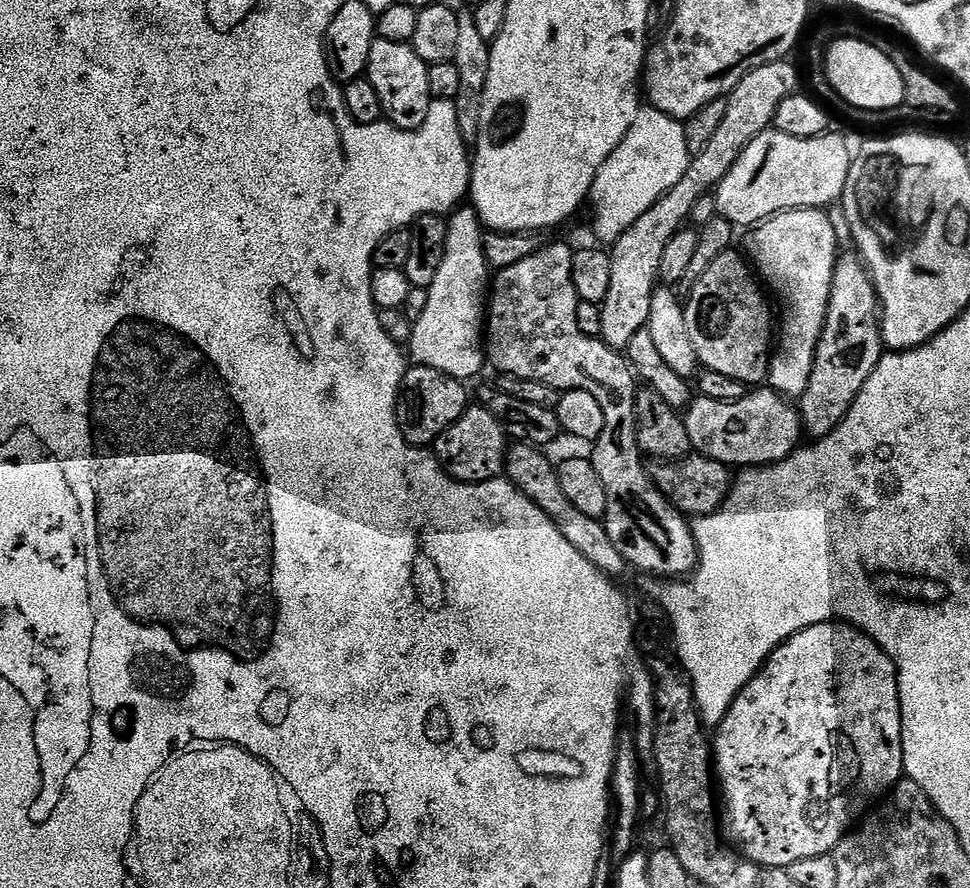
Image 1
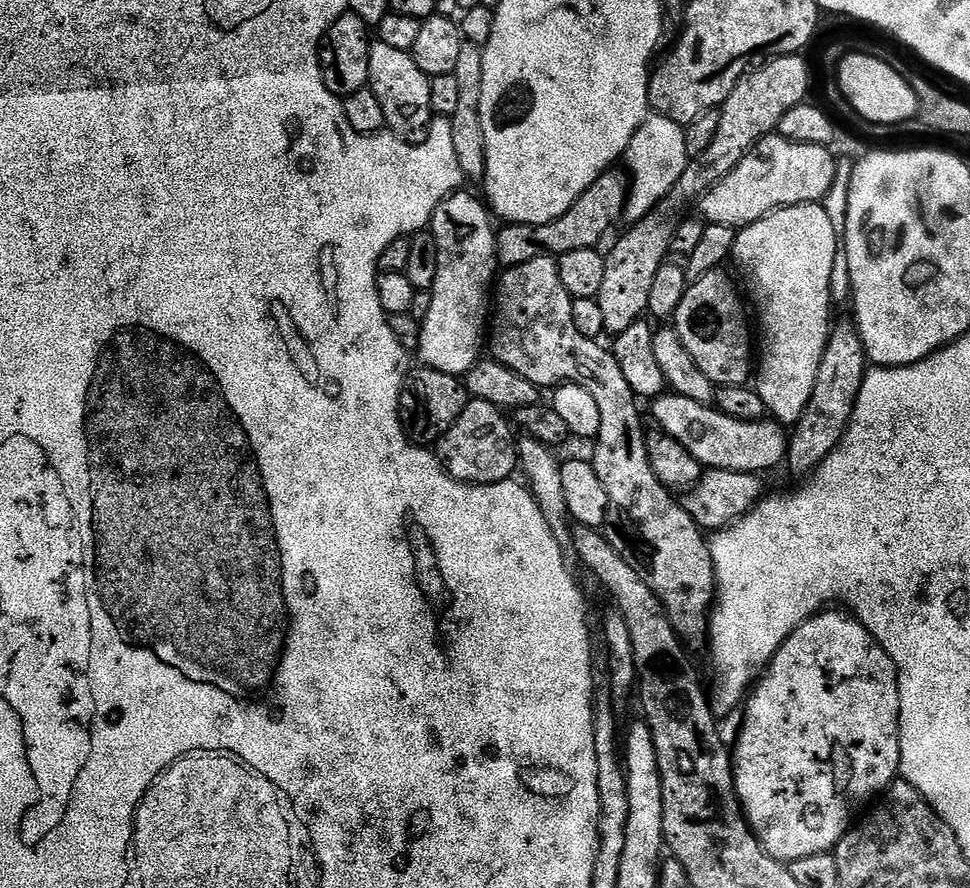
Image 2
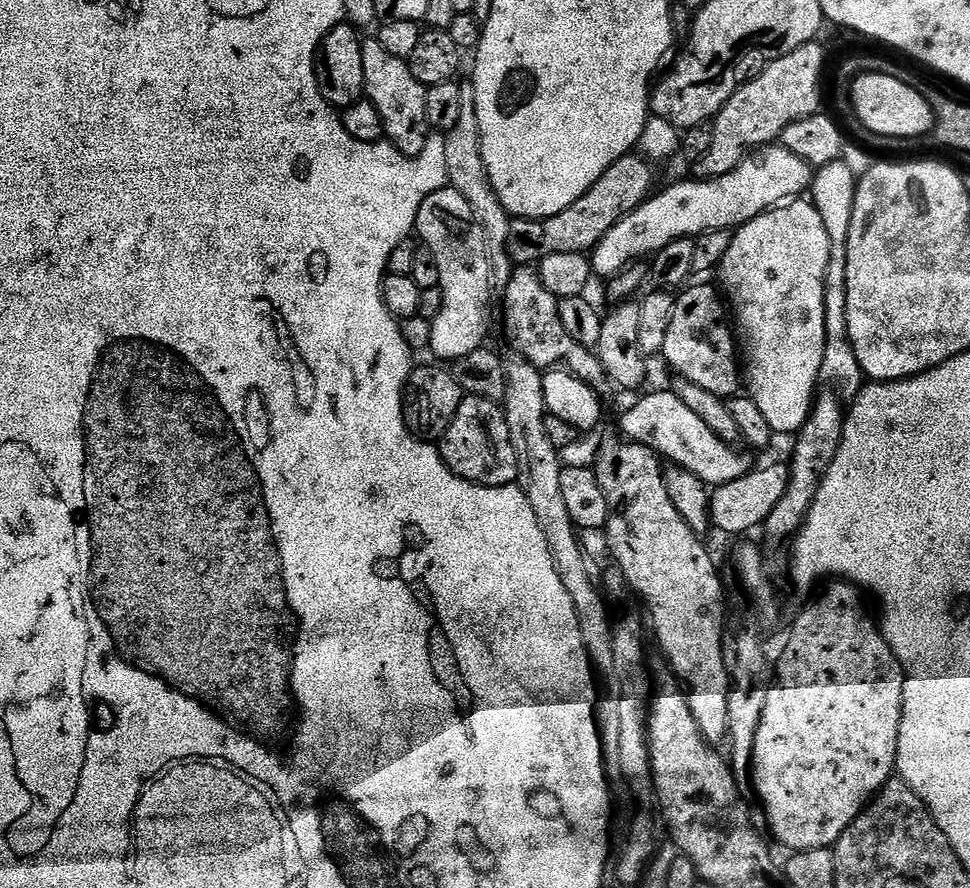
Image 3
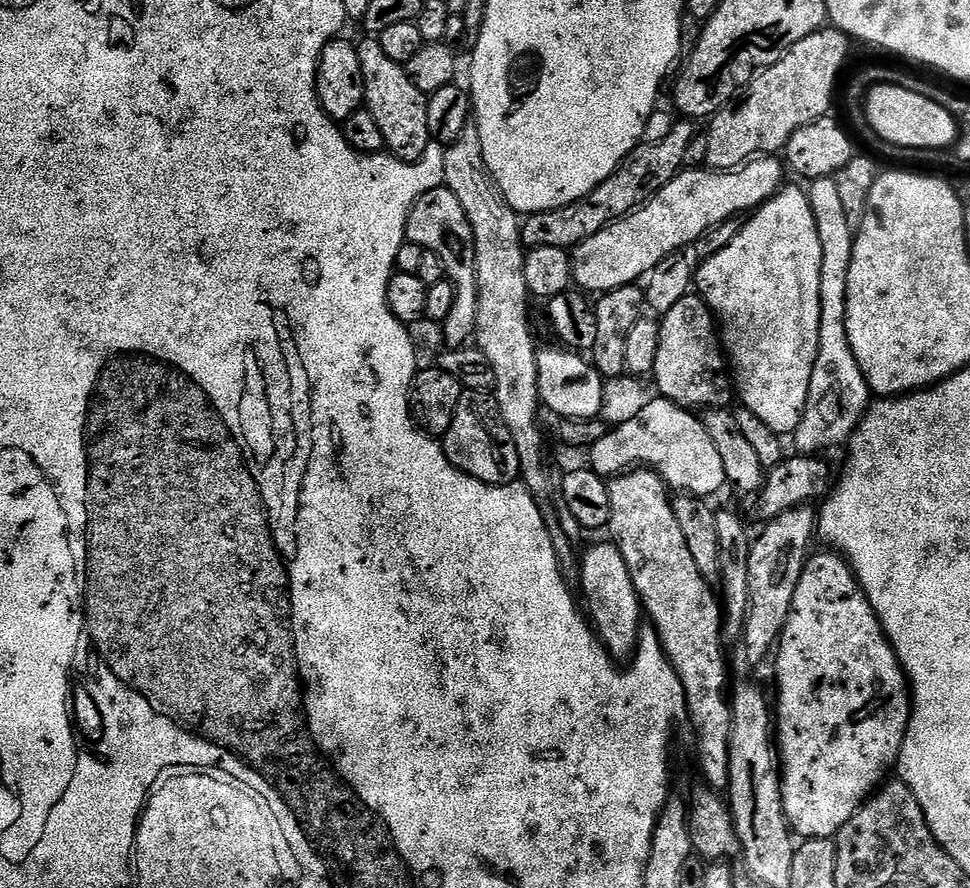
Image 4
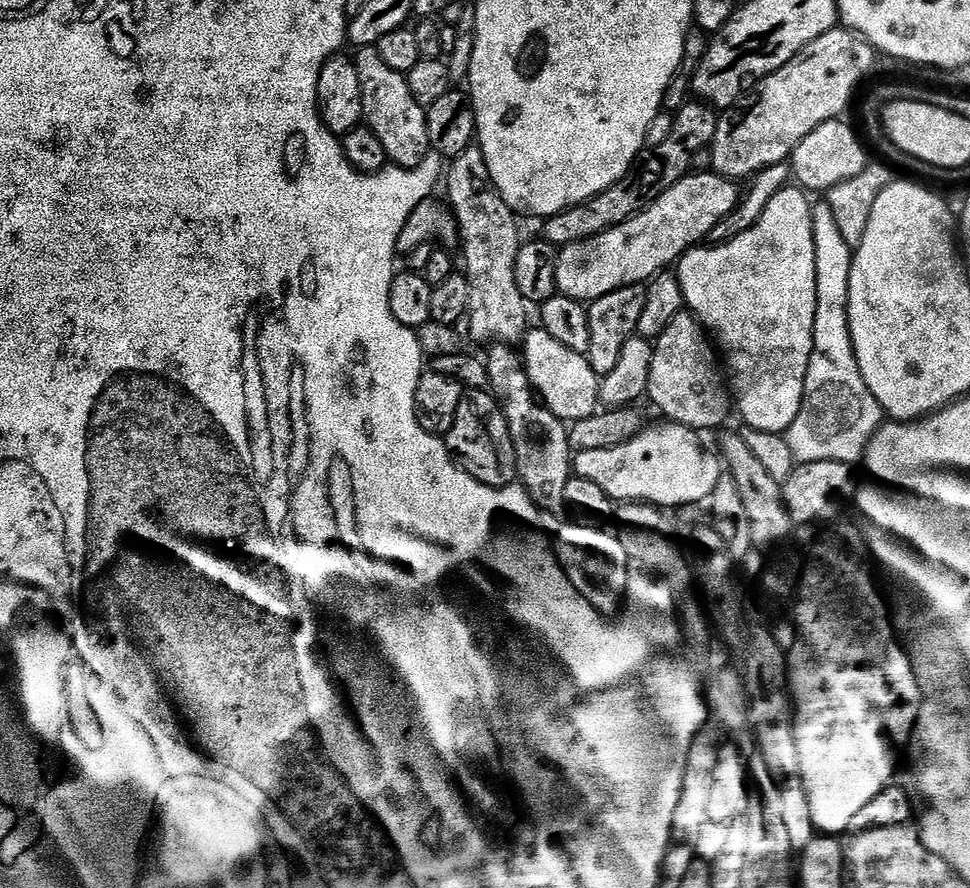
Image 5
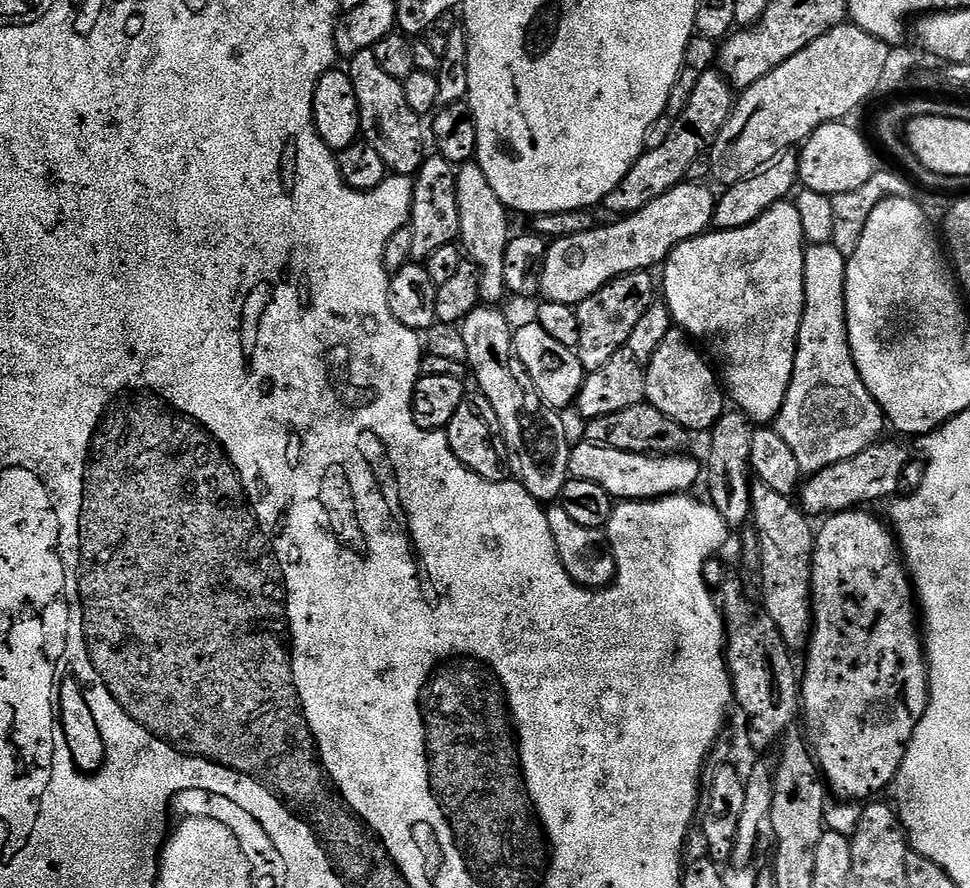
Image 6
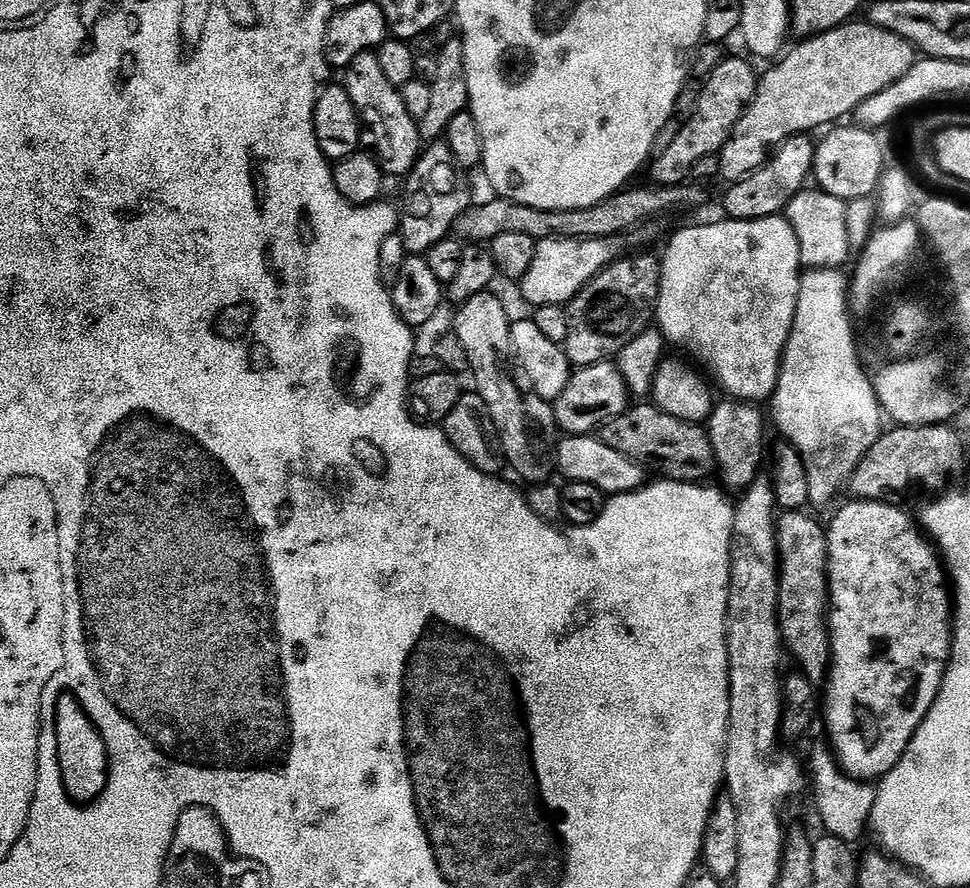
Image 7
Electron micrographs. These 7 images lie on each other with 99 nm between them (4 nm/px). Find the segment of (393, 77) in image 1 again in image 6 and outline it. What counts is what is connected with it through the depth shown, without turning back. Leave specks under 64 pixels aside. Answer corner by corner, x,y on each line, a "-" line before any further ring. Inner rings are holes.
370,48
351,56
347,64
348,77
350,82
354,82
354,94
358,94
363,143
378,150
378,155
382,162
386,162
389,173
415,177
426,159
426,128
425,125
424,128
420,125
423,124
422,117
414,114
414,110
410,110
409,104
406,103
403,83
390,78
390,74
382,71

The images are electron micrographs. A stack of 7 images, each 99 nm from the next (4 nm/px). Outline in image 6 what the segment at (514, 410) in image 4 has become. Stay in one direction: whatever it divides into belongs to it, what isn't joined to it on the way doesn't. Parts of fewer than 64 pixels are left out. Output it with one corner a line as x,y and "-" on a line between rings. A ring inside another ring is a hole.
475,162
462,164
456,168
456,197
460,223
459,243
467,259
476,264
480,271
480,299
488,306
499,305
499,300
508,292
502,269
506,259
506,246
510,239
510,209
500,201
498,194
494,194
494,186
490,186
486,174
482,174
482,166

